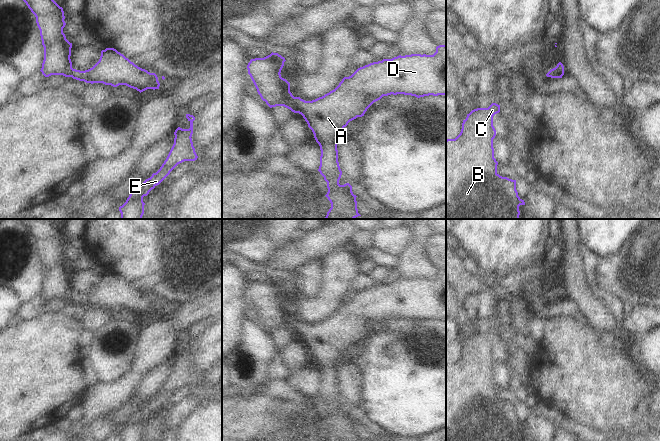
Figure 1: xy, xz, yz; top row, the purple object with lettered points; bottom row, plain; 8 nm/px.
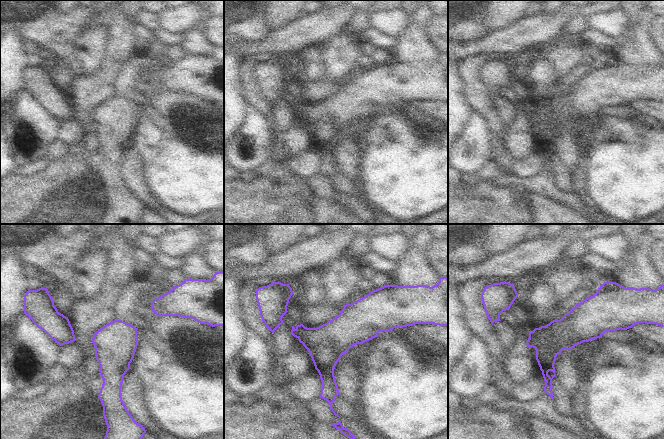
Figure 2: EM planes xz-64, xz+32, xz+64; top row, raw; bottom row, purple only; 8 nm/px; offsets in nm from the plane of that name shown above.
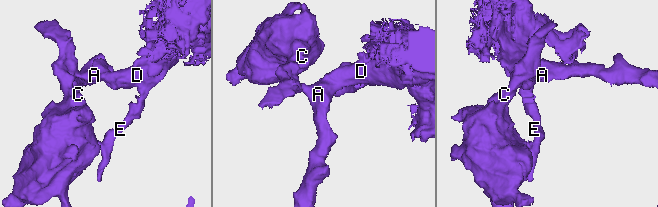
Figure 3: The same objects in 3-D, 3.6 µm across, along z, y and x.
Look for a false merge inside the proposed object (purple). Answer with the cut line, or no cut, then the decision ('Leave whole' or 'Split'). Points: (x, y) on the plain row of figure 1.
Split along xz (293, 321), (296, 336). Split.

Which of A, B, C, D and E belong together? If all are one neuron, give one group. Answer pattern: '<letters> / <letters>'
A D E / B C

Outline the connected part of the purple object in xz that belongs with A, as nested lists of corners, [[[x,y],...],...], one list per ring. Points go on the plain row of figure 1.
[[[446,269],[436,271],[433,279],[411,278],[383,283],[358,292],[351,300],[344,301],[339,309],[329,317],[312,325],[294,321],[296,337],[303,340],[320,370],[320,390],[318,395],[327,406],[328,416],[325,419],[331,427],[326,441],[358,441],[356,419],[349,407],[339,408],[342,395],[338,386],[337,367],[344,359],[348,347],[357,341],[364,340],[367,333],[383,320],[411,319],[417,322],[424,320],[446,320]]]

